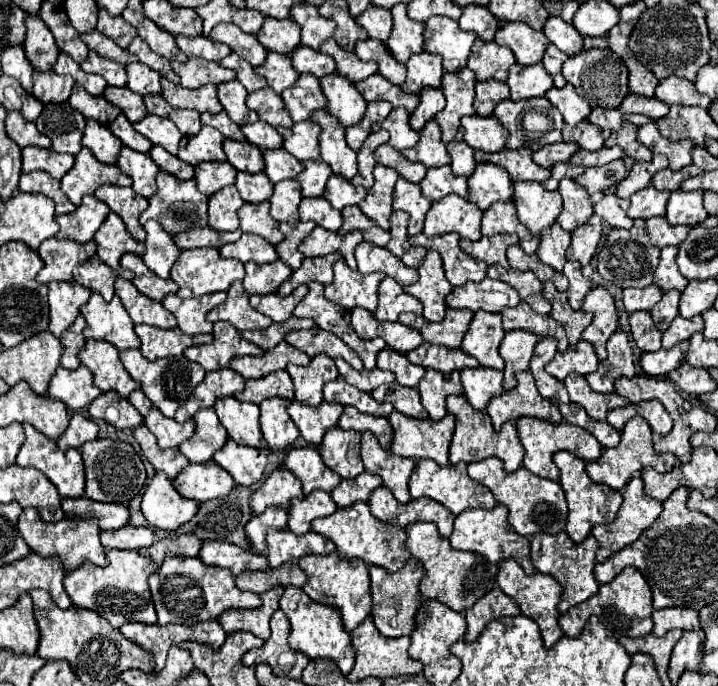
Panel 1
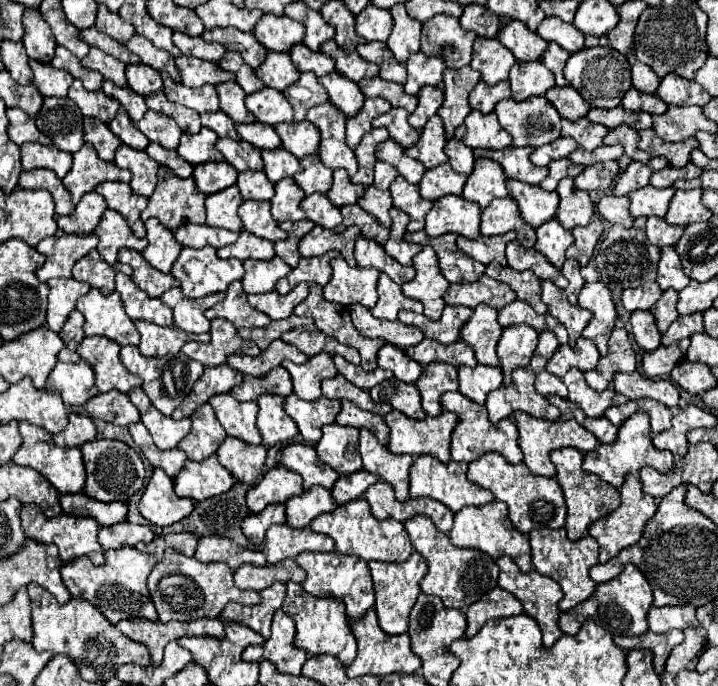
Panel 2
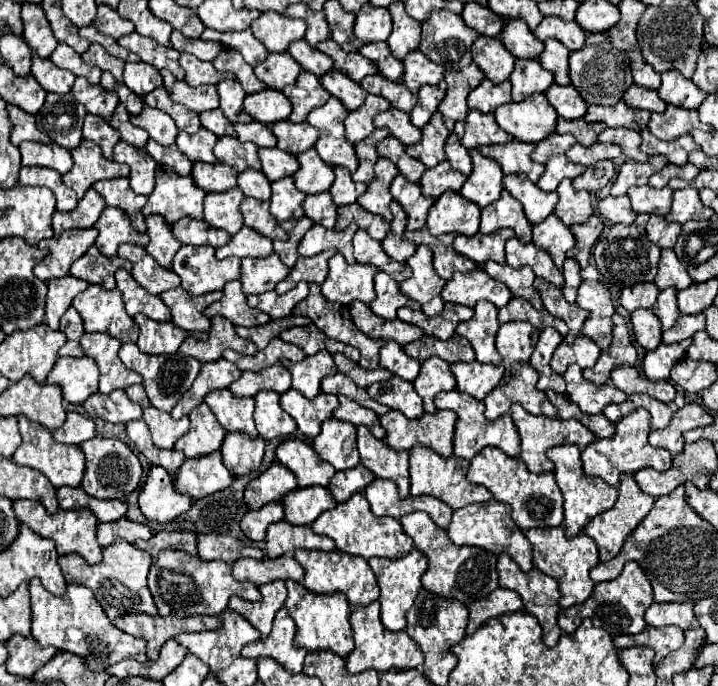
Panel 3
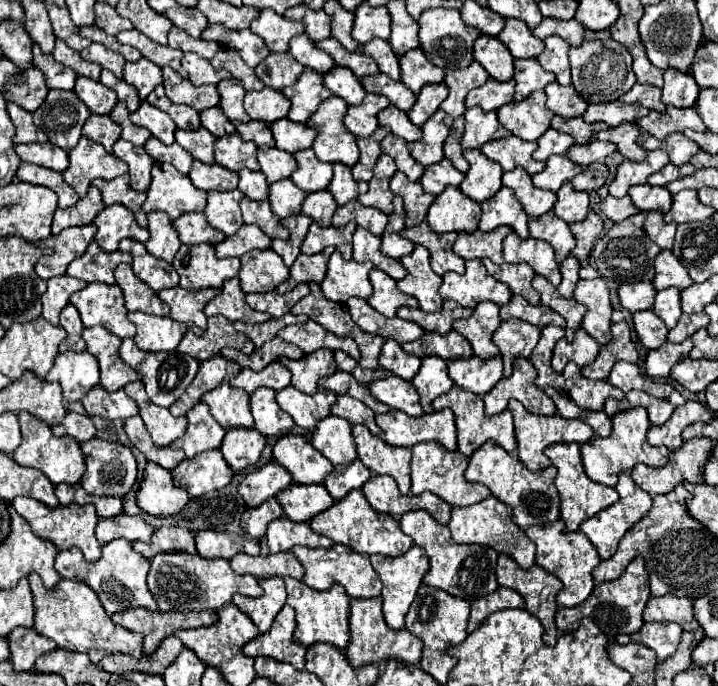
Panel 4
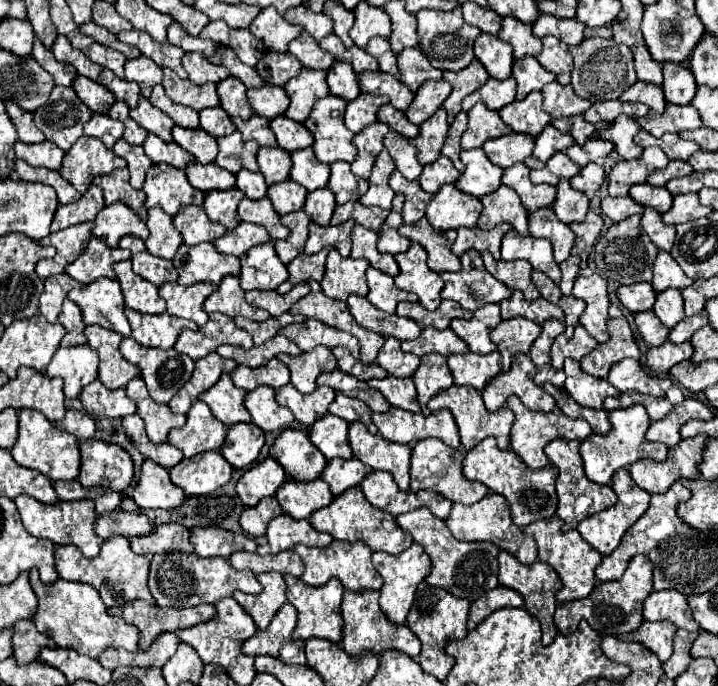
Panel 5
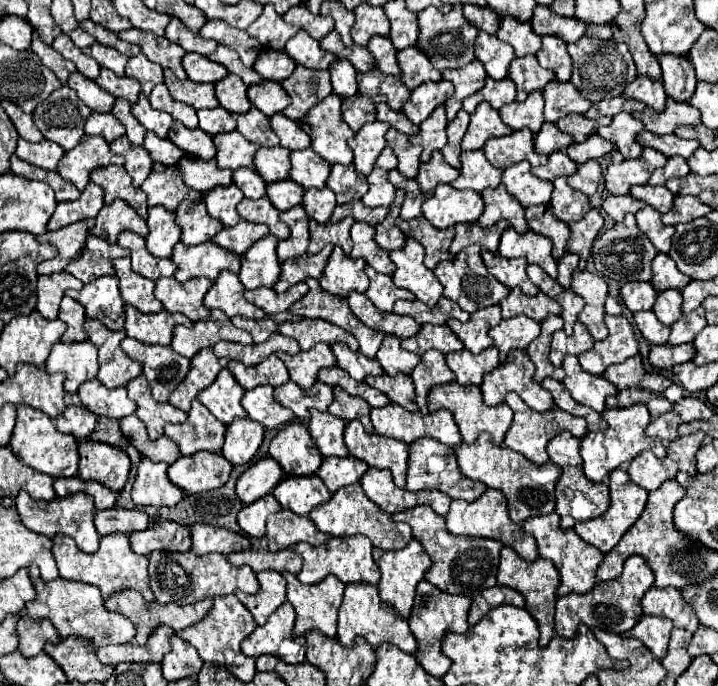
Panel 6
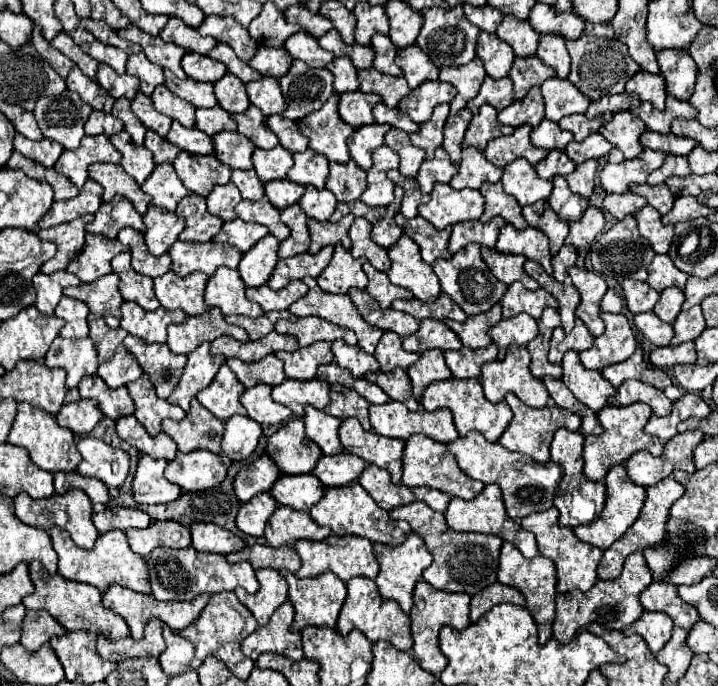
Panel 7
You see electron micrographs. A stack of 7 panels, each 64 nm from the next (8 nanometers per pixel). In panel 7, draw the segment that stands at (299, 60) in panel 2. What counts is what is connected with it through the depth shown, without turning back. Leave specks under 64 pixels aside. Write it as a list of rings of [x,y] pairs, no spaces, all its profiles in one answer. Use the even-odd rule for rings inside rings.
[[[304,30],[292,34],[292,36],[286,40],[284,48],[290,52],[292,58],[302,60],[302,62],[306,62],[308,66],[314,66],[314,68],[324,68],[324,66],[326,66],[328,62],[332,62],[332,58],[334,58],[332,52],[322,50],[320,44],[318,44],[318,40],[316,40],[312,34],[304,32]]]

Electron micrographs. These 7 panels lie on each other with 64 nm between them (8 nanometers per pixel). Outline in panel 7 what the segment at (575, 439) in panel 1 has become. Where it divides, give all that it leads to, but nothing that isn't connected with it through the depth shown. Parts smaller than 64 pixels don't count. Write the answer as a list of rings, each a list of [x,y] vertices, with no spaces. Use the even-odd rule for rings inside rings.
[[[508,394],[506,396],[506,404],[512,408],[514,412],[514,418],[512,422],[508,424],[508,428],[504,430],[504,434],[500,436],[500,444],[506,448],[506,450],[514,450],[514,452],[522,452],[526,456],[530,456],[532,460],[536,462],[548,462],[548,450],[550,450],[550,442],[556,434],[558,428],[568,428],[572,432],[580,432],[580,424],[582,424],[582,418],[564,410],[564,408],[558,408],[558,406],[546,406],[546,408],[530,408],[526,406],[524,402],[518,400],[518,396],[514,394]]]

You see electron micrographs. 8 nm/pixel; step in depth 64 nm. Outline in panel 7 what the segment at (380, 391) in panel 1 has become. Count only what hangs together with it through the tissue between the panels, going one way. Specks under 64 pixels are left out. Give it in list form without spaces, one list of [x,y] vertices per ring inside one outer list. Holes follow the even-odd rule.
[[[400,368],[392,370],[392,372],[376,372],[376,374],[368,374],[364,376],[368,382],[380,386],[392,400],[406,404],[410,410],[418,410],[418,404],[412,396],[412,382],[408,380],[408,374]]]

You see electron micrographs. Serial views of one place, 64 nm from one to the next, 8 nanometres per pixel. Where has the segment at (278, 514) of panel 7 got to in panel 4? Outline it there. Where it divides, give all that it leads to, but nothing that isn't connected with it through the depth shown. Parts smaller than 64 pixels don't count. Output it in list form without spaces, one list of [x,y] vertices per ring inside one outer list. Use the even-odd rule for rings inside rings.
[[[288,518],[274,520],[266,532],[270,554],[288,552],[294,546],[308,546],[308,548],[332,548],[334,542],[322,534],[312,532],[310,524],[292,524]]]

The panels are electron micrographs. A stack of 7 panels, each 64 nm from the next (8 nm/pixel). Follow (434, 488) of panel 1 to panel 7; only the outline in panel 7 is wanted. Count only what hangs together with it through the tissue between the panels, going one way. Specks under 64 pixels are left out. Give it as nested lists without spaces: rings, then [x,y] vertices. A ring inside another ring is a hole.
[[[414,436],[412,440],[406,442],[404,448],[404,476],[402,476],[402,484],[408,488],[418,488],[418,486],[428,486],[428,488],[436,488],[442,490],[450,496],[456,498],[464,498],[464,500],[472,500],[476,494],[482,492],[484,484],[476,482],[472,478],[468,478],[456,464],[454,456],[448,452],[446,444],[440,444],[428,436]]]

